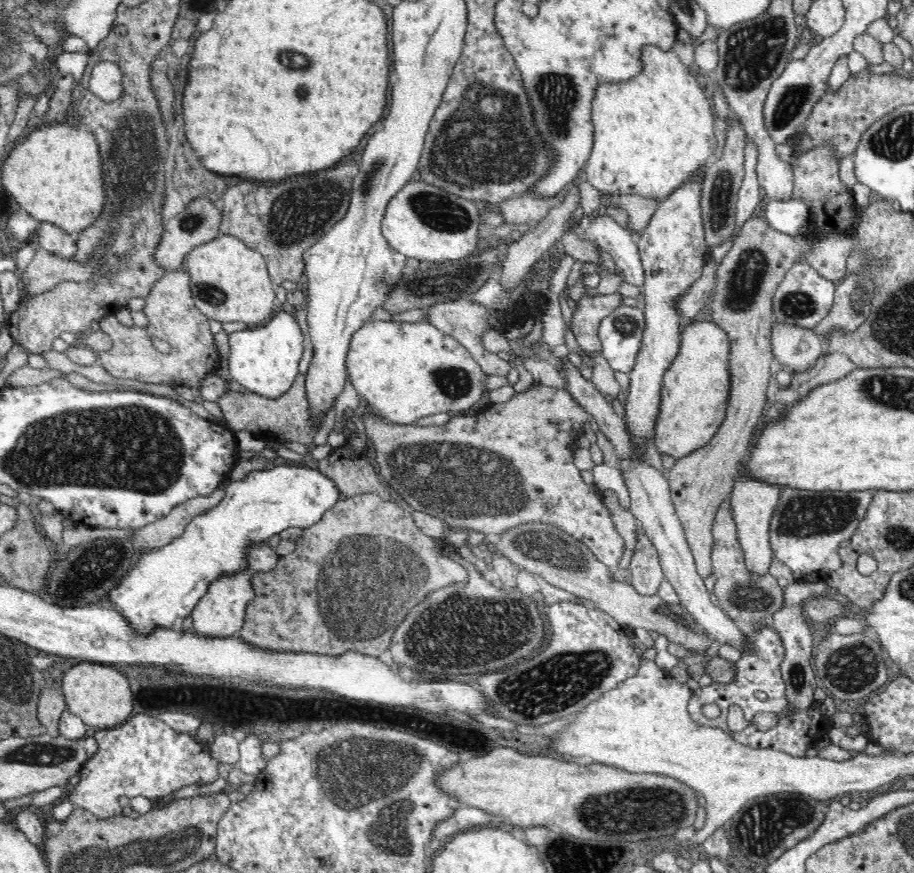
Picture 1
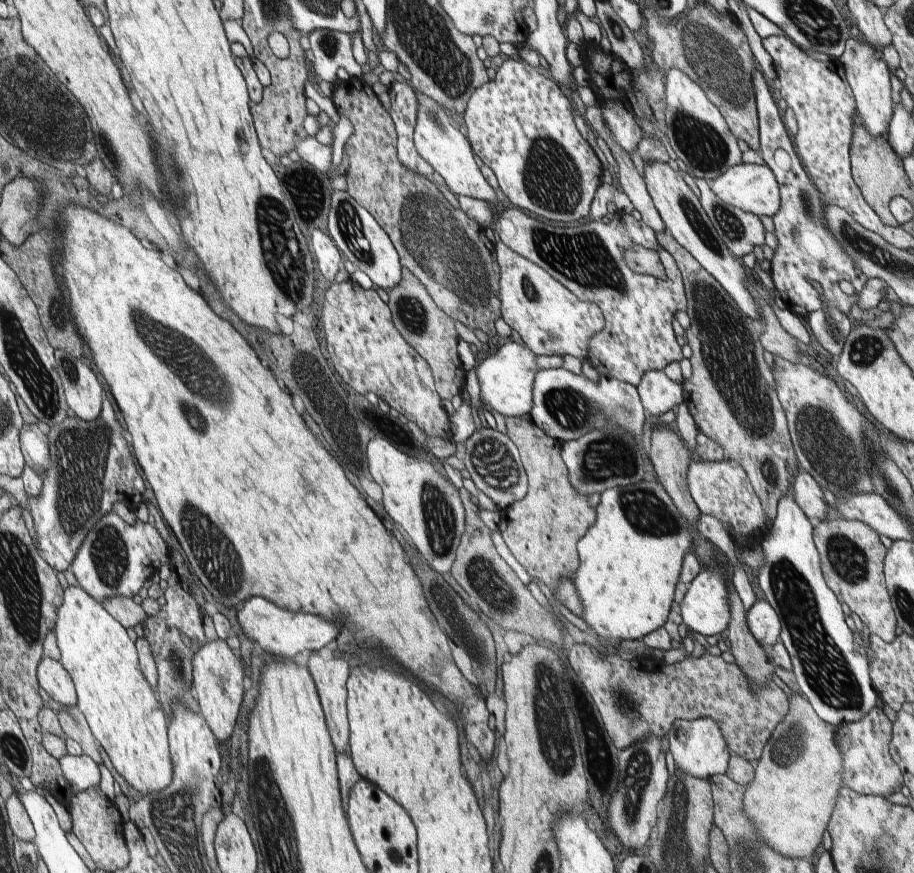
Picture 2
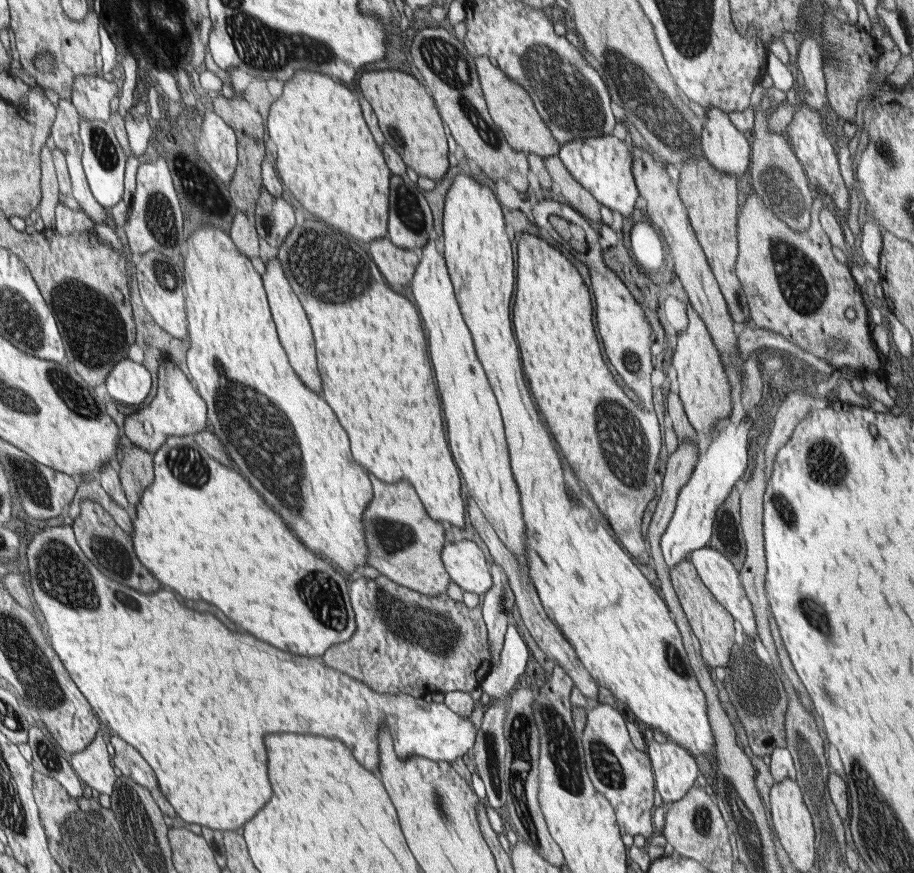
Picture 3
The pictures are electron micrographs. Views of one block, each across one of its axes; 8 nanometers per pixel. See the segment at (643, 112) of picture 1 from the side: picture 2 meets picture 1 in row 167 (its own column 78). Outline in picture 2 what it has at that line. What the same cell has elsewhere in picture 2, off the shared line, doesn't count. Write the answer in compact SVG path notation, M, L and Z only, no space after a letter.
M69 586L63 594L63 604L57 608L55 628L51 632L57 640L59 662L73 678L77 692L77 708L85 716L91 734L95 734L95 740L103 746L111 770L115 770L125 784L131 784L141 794L161 792L173 780L173 762L169 754L169 738L165 738L163 708L149 690L149 682L145 680L139 666L137 648L133 648L133 642L127 638L123 626L115 618L111 618L105 608L81 586Z

